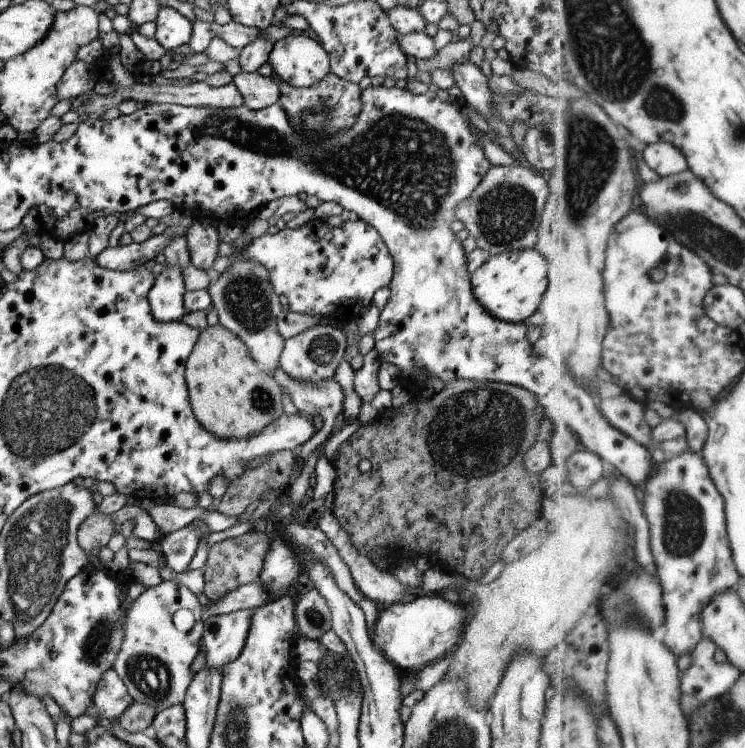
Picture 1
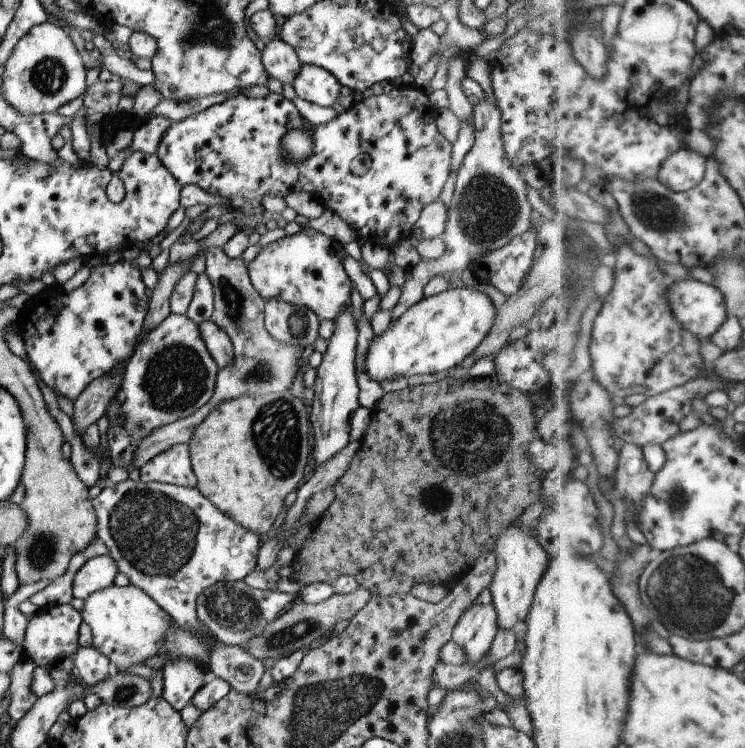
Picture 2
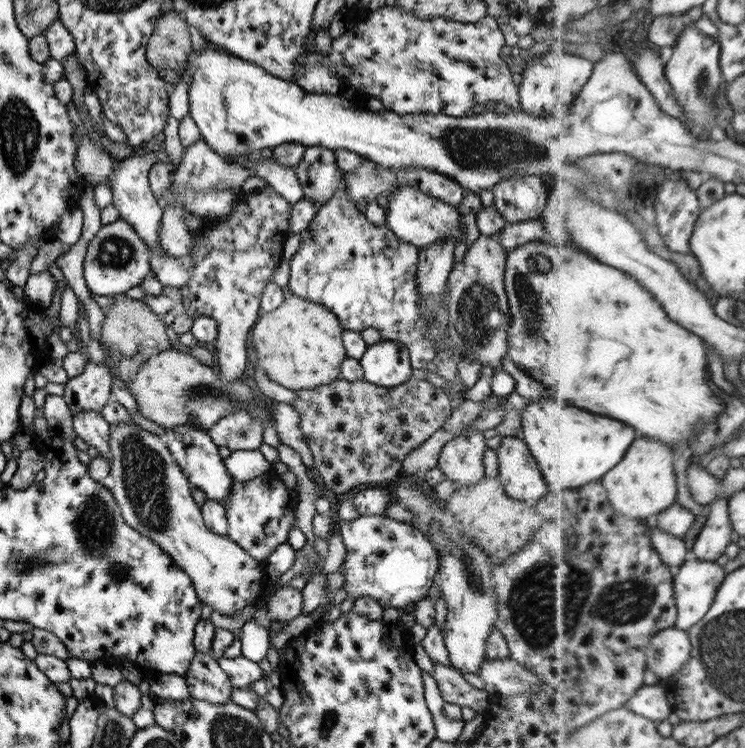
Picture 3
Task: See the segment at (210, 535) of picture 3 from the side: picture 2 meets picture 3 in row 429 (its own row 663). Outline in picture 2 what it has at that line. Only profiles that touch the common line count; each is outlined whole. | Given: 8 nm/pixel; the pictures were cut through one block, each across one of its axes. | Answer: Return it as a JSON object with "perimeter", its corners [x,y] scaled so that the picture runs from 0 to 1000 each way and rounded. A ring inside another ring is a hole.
{"perimeter":[[[172,781],[150,782],[125,791],[106,811],[111,832],[123,844],[123,862],[145,880],[152,896],[172,900],[173,893],[212,877],[228,845],[226,818],[220,818],[193,789]]]}

